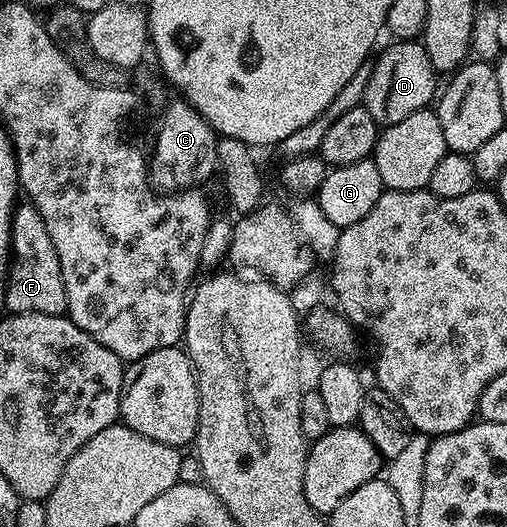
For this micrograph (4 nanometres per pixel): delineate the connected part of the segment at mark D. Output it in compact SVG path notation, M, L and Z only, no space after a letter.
M395 40L383 51L378 51L373 62L373 76L369 76L369 84L365 88L362 105L366 106L369 116L380 127L386 128L405 120L405 116L413 116L413 112L426 110L436 101L437 71L429 60L429 52L425 52L422 41Z

